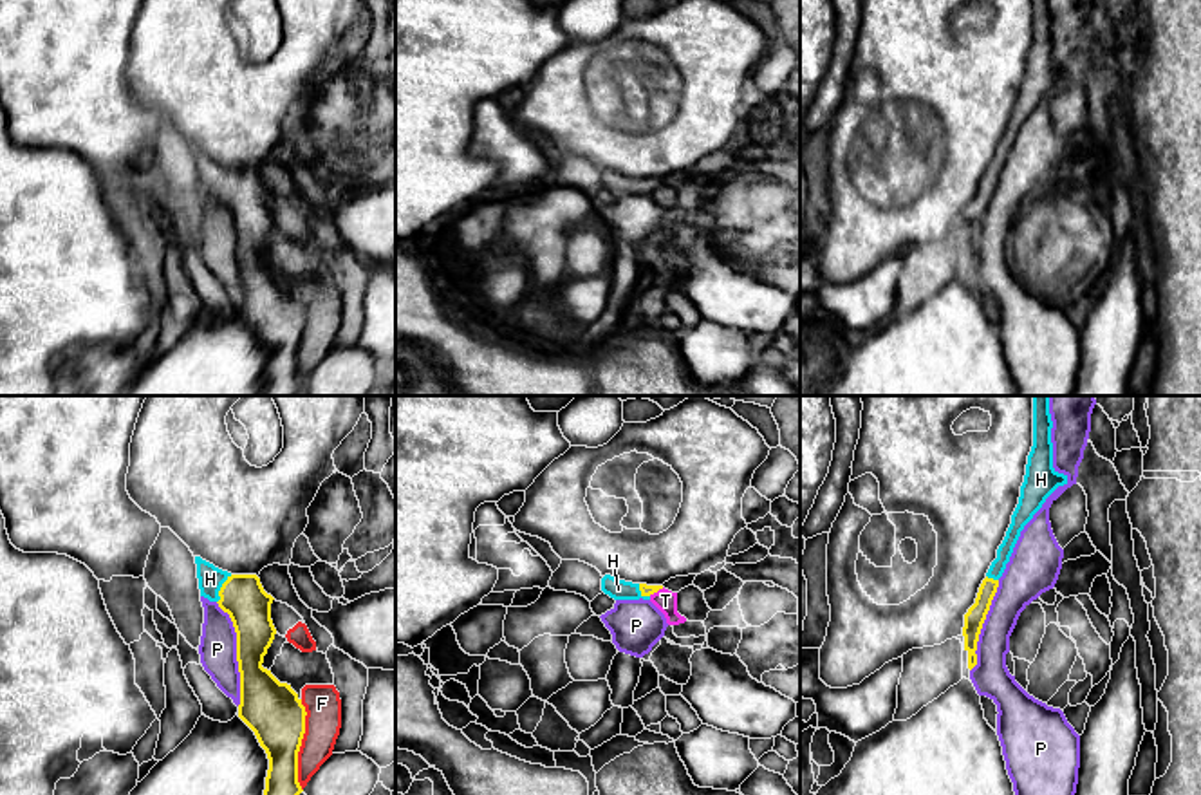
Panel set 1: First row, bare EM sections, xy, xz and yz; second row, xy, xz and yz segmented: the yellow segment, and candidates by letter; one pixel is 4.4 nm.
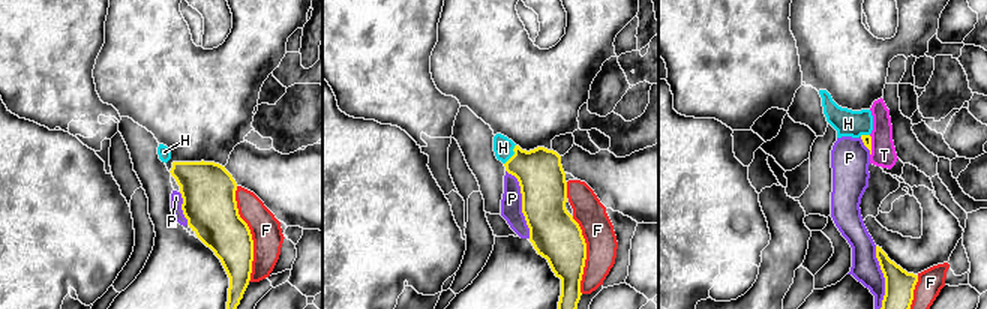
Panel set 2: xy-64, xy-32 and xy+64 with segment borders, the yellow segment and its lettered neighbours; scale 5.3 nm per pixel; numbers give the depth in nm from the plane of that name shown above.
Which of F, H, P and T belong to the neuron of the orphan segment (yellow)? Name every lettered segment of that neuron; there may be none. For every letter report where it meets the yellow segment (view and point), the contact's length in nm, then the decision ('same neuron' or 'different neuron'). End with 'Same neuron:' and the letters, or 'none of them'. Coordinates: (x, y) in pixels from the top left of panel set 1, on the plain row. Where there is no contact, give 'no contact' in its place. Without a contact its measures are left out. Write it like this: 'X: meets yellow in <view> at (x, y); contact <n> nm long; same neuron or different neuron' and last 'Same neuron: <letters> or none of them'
F: meets yellow in xy at (300, 340); contact 400 nm long; different neuron
H: meets yellow in xy at (221, 185); contact 140 nm long; same neuron
P: meets yellow in xy at (237, 250); contact 480 nm long; different neuron
T: meets yellow in xz at (656, 187); contact 80 nm long; different neuron
Same neuron: H

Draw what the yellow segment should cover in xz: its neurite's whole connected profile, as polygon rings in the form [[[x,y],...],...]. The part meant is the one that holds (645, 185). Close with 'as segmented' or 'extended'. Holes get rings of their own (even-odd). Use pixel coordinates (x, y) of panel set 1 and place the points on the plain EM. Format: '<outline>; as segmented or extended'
[[[610,170],[601,173],[601,186],[614,195],[650,195],[663,181],[632,179]]]; extended

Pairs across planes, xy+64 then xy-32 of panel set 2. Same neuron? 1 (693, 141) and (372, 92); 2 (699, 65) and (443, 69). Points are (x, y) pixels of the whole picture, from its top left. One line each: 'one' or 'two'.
1: two
2: two

